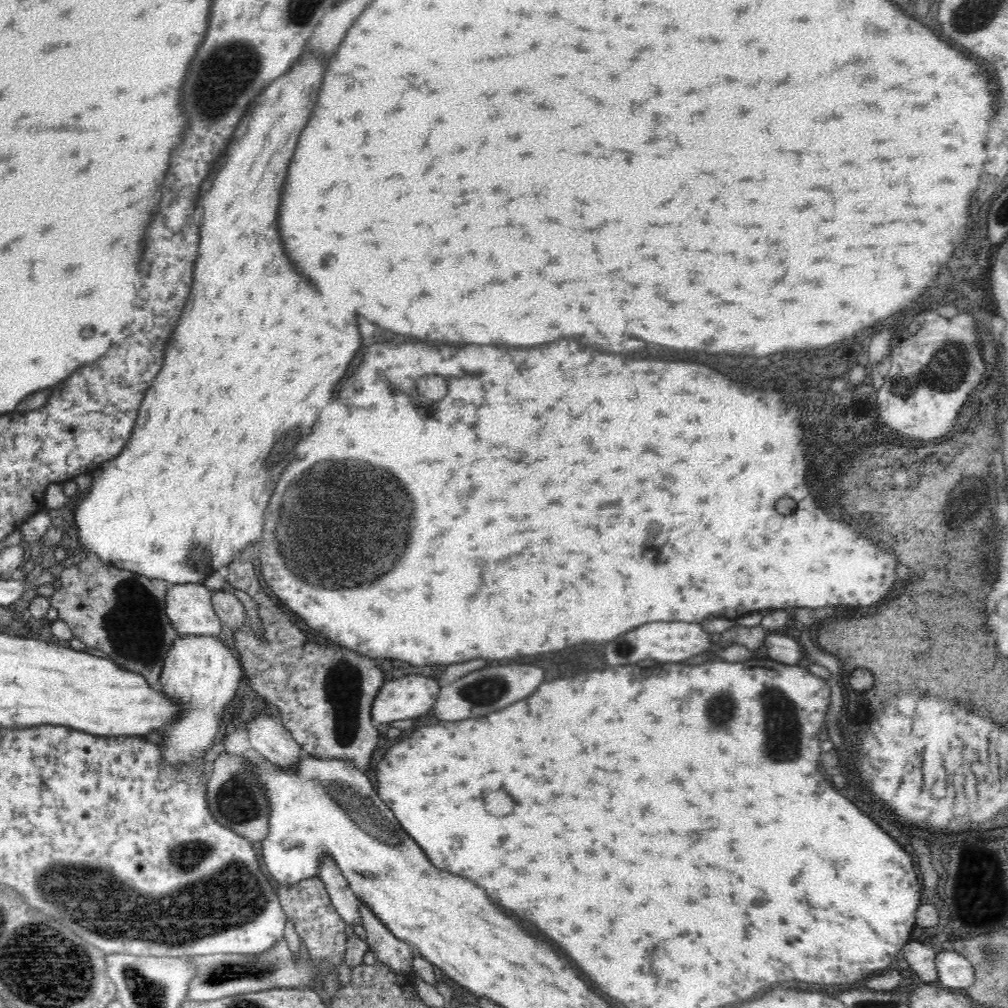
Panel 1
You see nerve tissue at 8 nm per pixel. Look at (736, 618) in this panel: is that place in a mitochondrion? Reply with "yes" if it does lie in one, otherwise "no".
no

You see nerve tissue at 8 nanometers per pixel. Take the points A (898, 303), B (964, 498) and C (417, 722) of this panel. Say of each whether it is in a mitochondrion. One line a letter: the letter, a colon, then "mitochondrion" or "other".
A: other
B: mitochondrion
C: other

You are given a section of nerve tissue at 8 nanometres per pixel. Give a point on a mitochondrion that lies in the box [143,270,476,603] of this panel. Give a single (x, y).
(343, 522)

